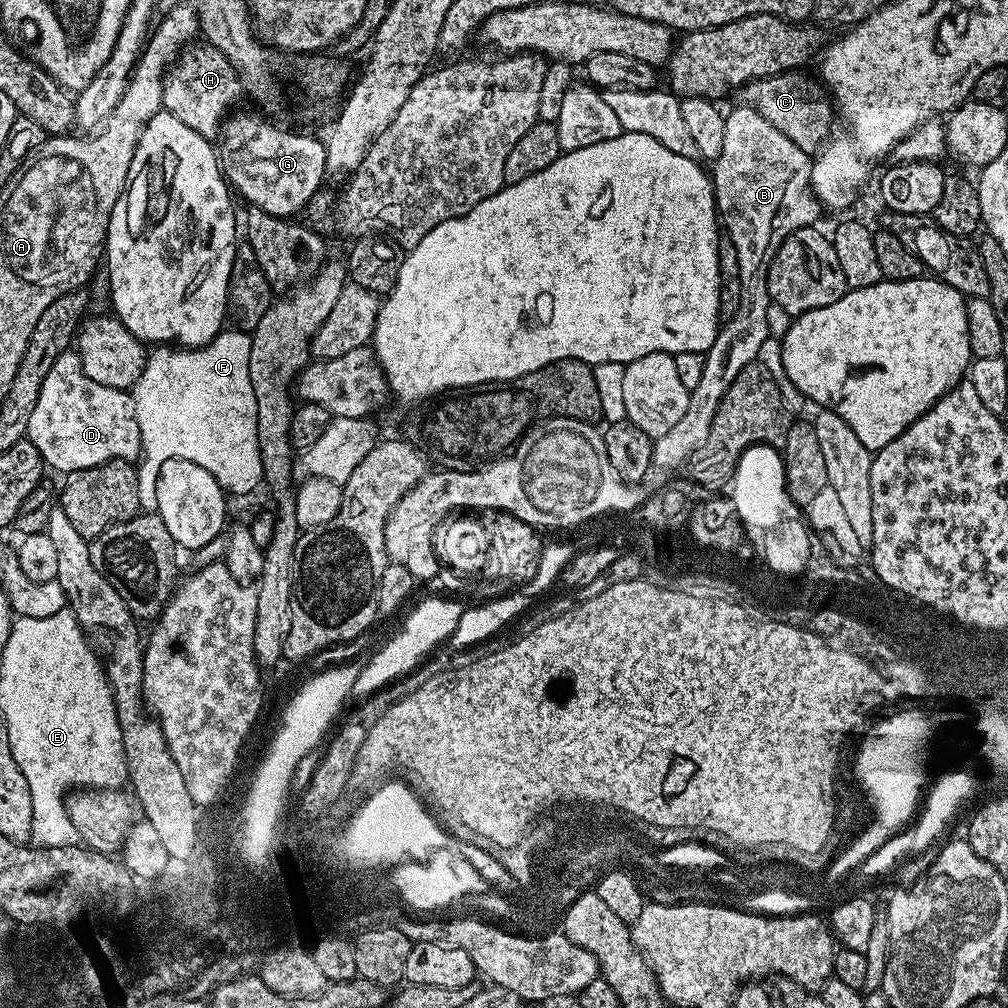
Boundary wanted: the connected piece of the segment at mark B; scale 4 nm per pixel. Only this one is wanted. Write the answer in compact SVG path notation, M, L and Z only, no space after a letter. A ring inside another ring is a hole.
M739 107L732 113L729 111L724 117L726 135L722 137L722 154L718 154L713 167L716 169L711 169L710 175L712 191L716 194L719 223L738 254L738 264L744 264L744 269L740 272L740 305L735 314L723 321L720 331L716 333L714 346L710 346L710 350L704 353L702 379L699 380L698 386L694 386L689 391L686 414L682 414L682 419L670 430L666 430L666 434L655 437L652 446L652 462L657 469L659 467L676 468L679 464L680 467L687 465L690 457L702 446L702 442L706 442L706 434L710 434L714 414L718 414L718 406L726 390L730 390L734 378L742 374L747 364L756 363L758 346L762 346L762 342L766 342L770 334L770 328L768 328L768 308L770 309L768 268L772 265L776 251L782 246L790 229L815 225L820 212L822 213L822 205L813 196L810 187L812 160L809 153L794 142L787 140L782 133L774 131L753 108Z

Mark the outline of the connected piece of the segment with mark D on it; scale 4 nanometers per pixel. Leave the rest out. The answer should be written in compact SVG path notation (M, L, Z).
M69 350L58 354L58 362L50 366L46 382L38 394L34 414L30 414L30 426L26 437L36 447L49 469L59 474L86 470L90 466L105 464L111 460L135 461L140 456L140 431L131 395L125 389L102 386L84 373L79 351Z

